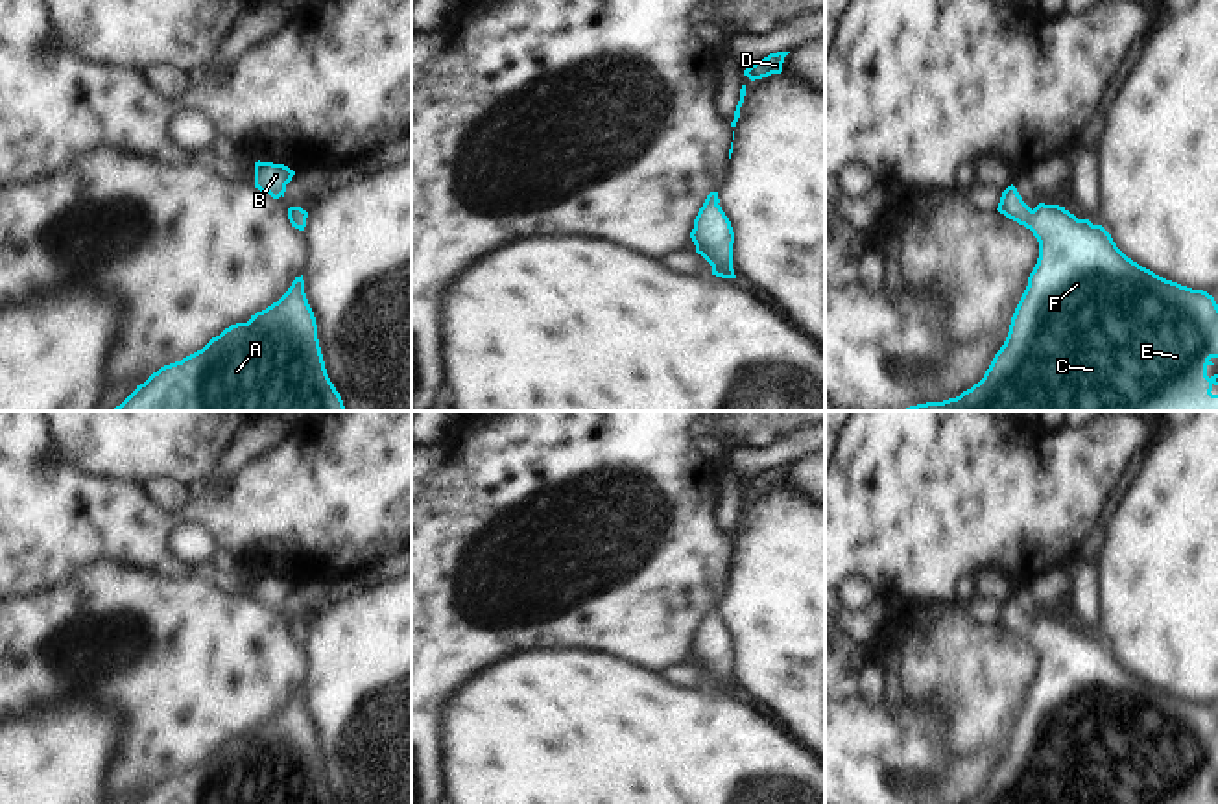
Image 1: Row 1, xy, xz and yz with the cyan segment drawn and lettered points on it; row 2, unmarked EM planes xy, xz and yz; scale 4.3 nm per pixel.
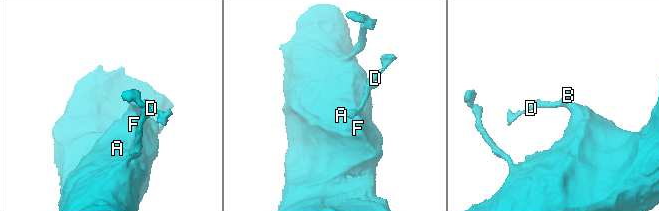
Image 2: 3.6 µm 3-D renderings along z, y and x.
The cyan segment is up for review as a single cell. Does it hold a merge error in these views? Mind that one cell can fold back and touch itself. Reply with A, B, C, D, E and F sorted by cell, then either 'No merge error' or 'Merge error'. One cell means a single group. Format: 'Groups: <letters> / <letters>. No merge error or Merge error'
Groups: A B C D E F. No merge error.

